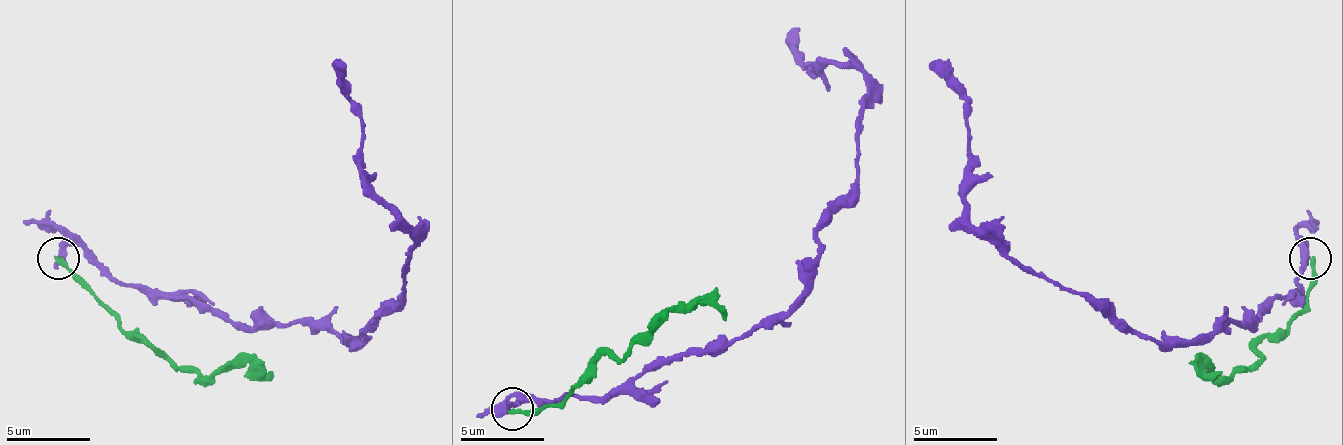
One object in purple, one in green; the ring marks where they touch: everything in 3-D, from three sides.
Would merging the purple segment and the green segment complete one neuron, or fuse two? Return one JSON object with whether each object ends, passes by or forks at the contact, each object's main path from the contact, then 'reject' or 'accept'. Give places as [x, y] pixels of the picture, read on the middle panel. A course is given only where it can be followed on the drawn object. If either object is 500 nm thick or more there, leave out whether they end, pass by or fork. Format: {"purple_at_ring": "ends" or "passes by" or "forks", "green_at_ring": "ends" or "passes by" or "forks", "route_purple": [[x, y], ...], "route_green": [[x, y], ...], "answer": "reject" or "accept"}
{"purple_at_ring": "ends", "green_at_ring": "ends", "route_purple": [[513, 407], [614, 395], [727, 349], [799, 294], [820, 218], [858, 176], [866, 75], [816, 67], [790, 38]], "route_green": [[513, 407], [555, 407], [601, 357], [635, 344], [668, 315], [698, 302], [711, 302], [727, 319]], "answer": "reject"}

